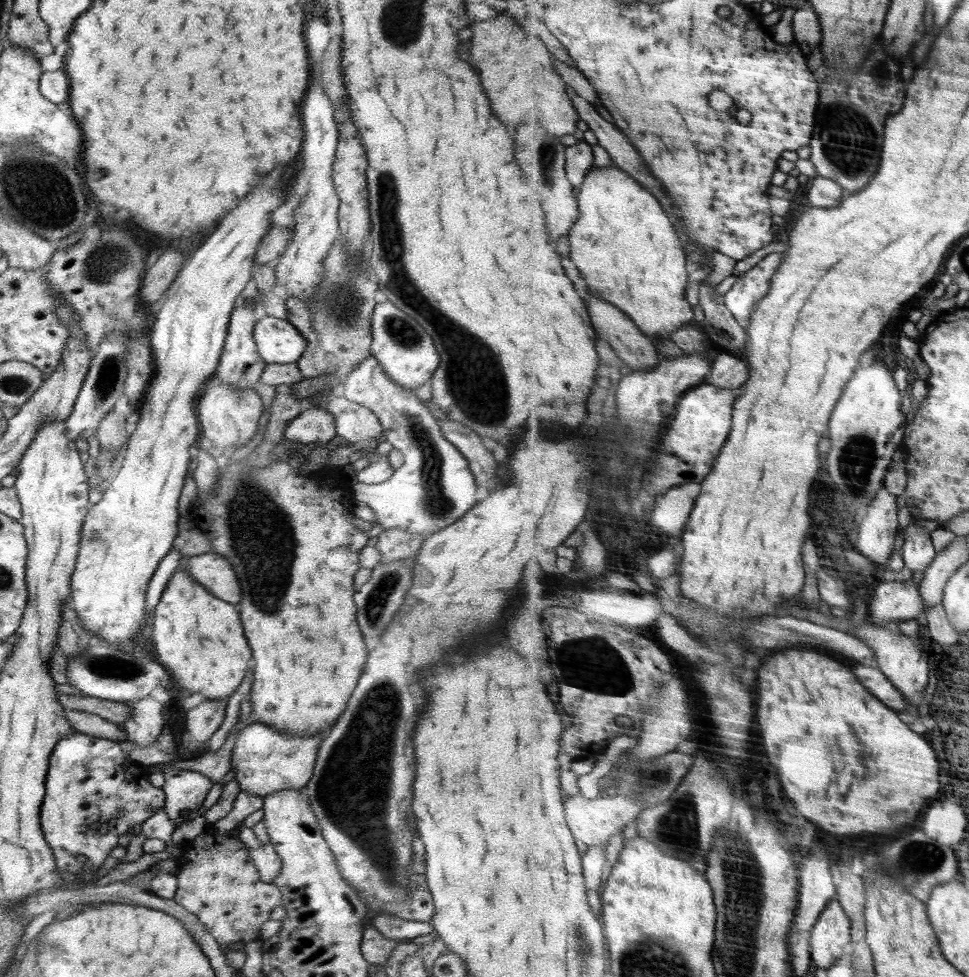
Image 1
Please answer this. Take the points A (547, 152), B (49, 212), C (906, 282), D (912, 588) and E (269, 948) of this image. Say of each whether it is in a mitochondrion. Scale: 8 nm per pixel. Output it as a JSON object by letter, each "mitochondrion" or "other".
{"A":"mitochondrion","B":"mitochondrion","C":"other","D":"other","E":"other"}

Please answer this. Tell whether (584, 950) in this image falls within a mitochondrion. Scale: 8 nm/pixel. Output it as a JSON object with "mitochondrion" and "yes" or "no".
{"mitochondrion":"yes"}

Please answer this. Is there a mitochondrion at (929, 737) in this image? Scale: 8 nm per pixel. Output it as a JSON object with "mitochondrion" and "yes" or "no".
{"mitochondrion":"no"}

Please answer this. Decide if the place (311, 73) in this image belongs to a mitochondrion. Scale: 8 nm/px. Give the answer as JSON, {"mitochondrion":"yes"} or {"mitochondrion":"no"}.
{"mitochondrion":"no"}

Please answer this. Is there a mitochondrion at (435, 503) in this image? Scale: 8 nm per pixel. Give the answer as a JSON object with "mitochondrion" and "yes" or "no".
{"mitochondrion":"yes"}

